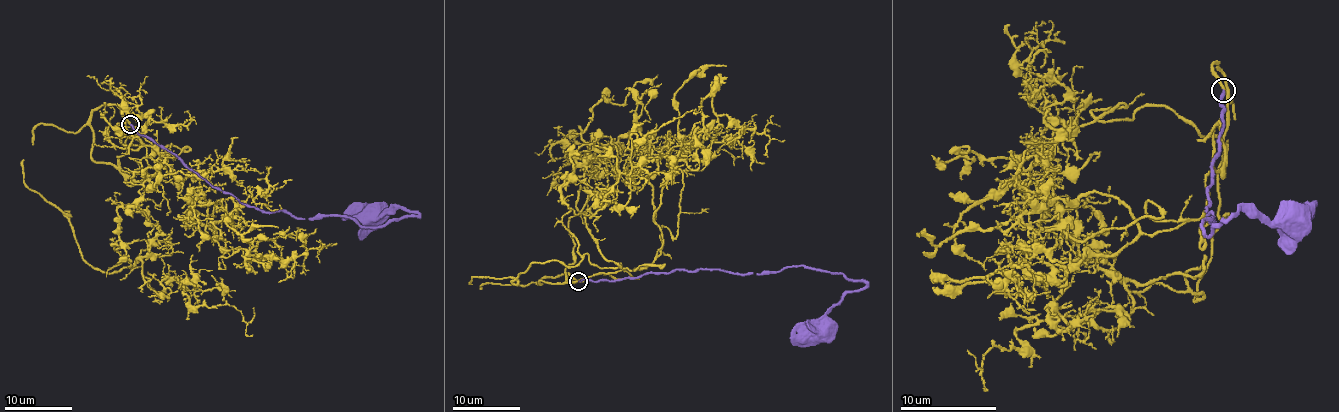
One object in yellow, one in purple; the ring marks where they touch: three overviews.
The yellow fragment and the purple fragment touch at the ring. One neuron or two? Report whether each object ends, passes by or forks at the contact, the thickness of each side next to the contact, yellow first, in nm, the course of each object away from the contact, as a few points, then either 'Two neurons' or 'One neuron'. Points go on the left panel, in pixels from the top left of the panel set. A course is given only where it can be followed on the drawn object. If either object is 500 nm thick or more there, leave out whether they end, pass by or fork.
At the ring yellow ends. At the ring purple ends. Thickness 220 nm (yellow) against 240 nm. Course of yellow: (130, 125), (101, 104), (91, 157), (144, 147), (164, 199), (117, 209), (144, 279), (252, 308). Course of purple: (130, 125), (213, 186), (264, 211), (296, 218), (351, 216), (362, 226), (417, 214), (400, 208), (376, 213). One neuron

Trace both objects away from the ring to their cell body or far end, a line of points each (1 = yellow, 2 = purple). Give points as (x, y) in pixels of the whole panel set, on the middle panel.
1: (578, 280), (538, 283), (575, 261), (590, 144), (612, 168), (565, 177), (624, 206), (631, 136), (700, 100)
2: (578, 280), (704, 268), (770, 273), (787, 267), (861, 280), (861, 289), (848, 292), (824, 326)

